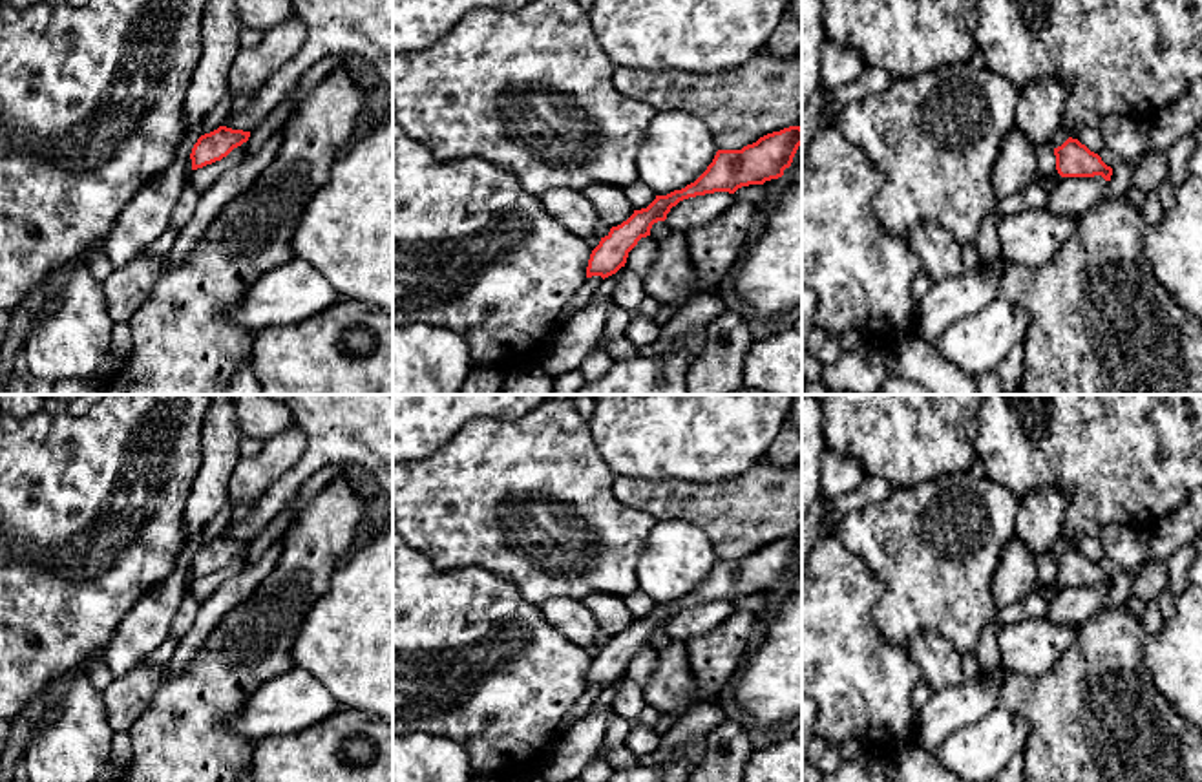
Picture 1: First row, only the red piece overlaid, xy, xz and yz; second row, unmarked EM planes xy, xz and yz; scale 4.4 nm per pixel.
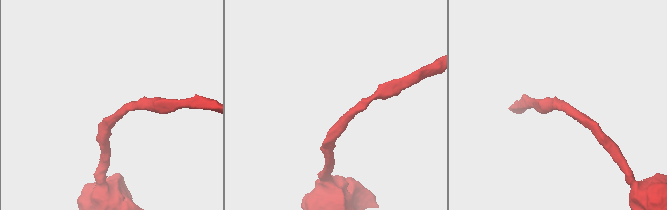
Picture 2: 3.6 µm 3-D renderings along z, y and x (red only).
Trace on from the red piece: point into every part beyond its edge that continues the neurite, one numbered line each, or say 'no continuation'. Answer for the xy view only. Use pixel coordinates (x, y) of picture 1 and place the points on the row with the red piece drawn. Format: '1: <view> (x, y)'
no continuation

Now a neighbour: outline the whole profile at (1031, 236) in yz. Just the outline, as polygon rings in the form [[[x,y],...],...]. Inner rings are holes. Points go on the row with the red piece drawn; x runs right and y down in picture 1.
[[[1025,208],[999,217],[999,247],[1008,263],[1043,267],[1074,232],[1074,216],[1058,216],[1041,208]]]

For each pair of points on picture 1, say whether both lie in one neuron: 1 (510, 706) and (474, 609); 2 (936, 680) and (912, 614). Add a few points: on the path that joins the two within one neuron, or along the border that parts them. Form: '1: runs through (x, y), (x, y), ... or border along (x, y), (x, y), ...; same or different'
1: runs through (512, 673), (536, 636), (517, 616), (506, 616); same
2: border along (908, 645), (921, 633), (939, 633), (958, 655); different

